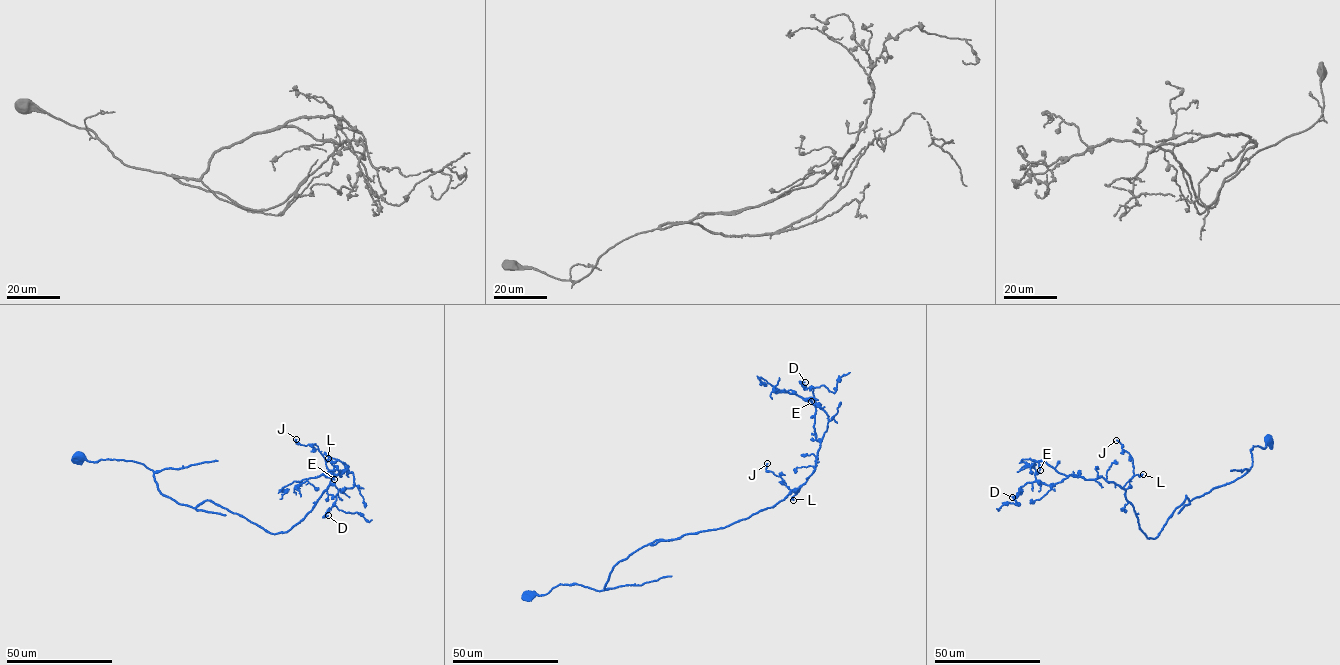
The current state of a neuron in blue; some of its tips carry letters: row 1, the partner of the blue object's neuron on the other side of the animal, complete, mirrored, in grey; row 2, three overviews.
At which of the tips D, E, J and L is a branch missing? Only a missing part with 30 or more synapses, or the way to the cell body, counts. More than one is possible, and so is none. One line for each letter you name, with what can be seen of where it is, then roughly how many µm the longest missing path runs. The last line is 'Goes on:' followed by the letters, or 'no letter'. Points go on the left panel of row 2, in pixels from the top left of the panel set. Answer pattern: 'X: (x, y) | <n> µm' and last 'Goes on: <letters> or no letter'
Goes on: no letter

